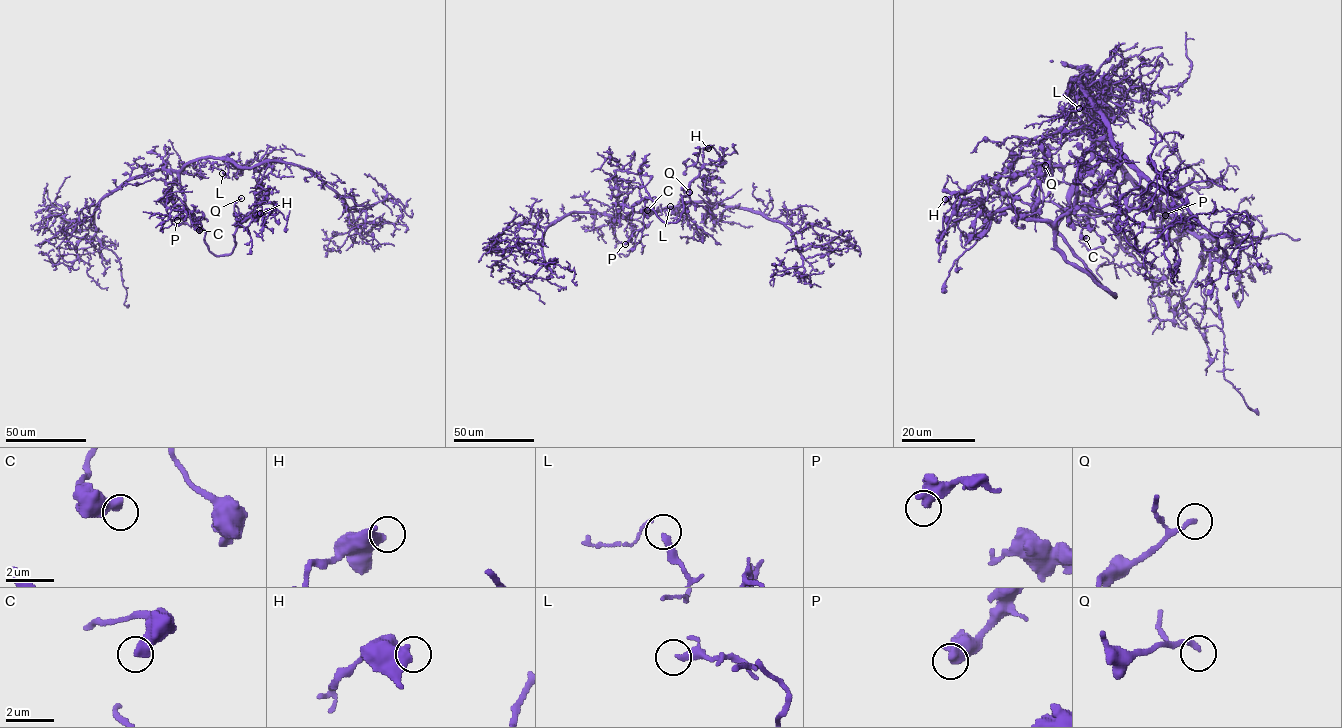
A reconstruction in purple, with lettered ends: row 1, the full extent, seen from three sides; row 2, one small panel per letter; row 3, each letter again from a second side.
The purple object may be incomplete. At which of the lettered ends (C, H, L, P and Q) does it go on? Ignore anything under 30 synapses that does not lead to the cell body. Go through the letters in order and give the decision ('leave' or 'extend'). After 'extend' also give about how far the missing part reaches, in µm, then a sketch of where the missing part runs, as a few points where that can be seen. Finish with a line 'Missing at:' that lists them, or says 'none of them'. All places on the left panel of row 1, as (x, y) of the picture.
C: leave
H: leave
L: leave
P: leave
Q: leave
Missing at: none of them

